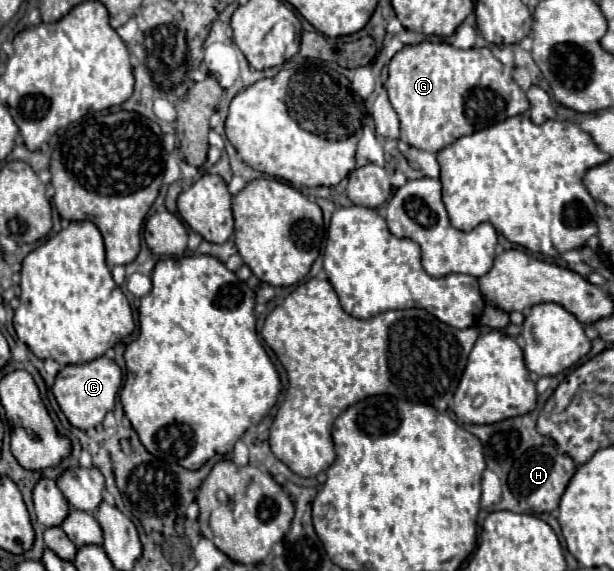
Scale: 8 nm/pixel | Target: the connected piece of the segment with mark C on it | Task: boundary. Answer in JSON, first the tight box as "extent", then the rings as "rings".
{"extent":[52,355,122,431],"rings":[[[102,355],[102,357],[98,357],[94,361],[88,361],[88,363],[66,365],[56,375],[52,393],[54,393],[62,413],[66,415],[66,419],[74,427],[86,431],[90,427],[100,425],[104,415],[114,409],[114,401],[116,401],[116,393],[118,393],[120,385],[122,385],[122,371],[120,371],[120,367],[112,359]]]}

